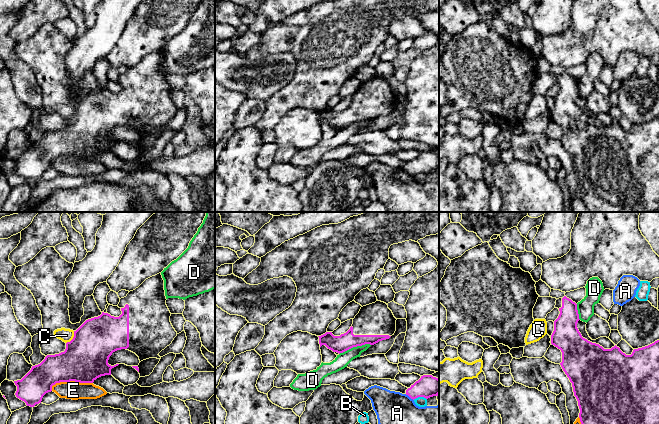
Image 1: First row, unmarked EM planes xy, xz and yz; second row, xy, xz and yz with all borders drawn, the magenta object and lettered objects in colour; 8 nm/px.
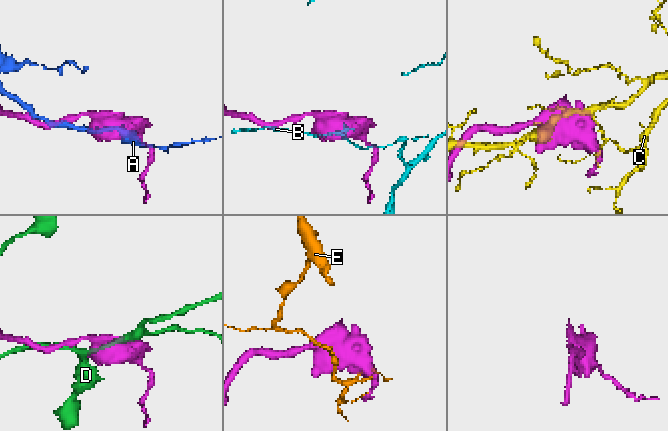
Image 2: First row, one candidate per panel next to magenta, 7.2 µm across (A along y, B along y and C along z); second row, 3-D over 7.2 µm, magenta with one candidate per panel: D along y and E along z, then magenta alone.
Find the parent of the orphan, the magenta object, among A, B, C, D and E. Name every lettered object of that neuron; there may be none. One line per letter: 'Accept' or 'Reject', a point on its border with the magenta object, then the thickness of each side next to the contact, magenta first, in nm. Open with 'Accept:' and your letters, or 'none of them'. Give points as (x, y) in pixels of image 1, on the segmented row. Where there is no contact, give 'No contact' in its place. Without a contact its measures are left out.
Accept: none of them
A: Reject. Touches magenta at xz (409, 396). Thickness 180 nm (magenta) against 260 nm
B: Reject. Touches magenta at xz (419, 396). Thickness 180 nm (magenta) against 80 nm
C: Reject. Touches magenta at xy (73, 338). Thickness 360 nm (magenta) against 110 nm
D: Reject. Touches magenta at xz (354, 346). Thickness 140 nm (magenta) against 110 nm
E: Reject. Touches magenta at xy (70, 380). Thickness 360 nm (magenta) against 150 nm

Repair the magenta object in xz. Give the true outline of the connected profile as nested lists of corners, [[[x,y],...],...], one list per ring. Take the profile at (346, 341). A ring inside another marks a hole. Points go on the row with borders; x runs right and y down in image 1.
[[[381,301],[361,307],[359,313],[353,319],[353,324],[350,329],[340,336],[334,336],[332,332],[318,336],[320,347],[325,345],[333,352],[343,353],[353,347],[362,346],[365,344],[374,345],[379,341],[389,339],[396,331],[396,318],[388,305]]]

